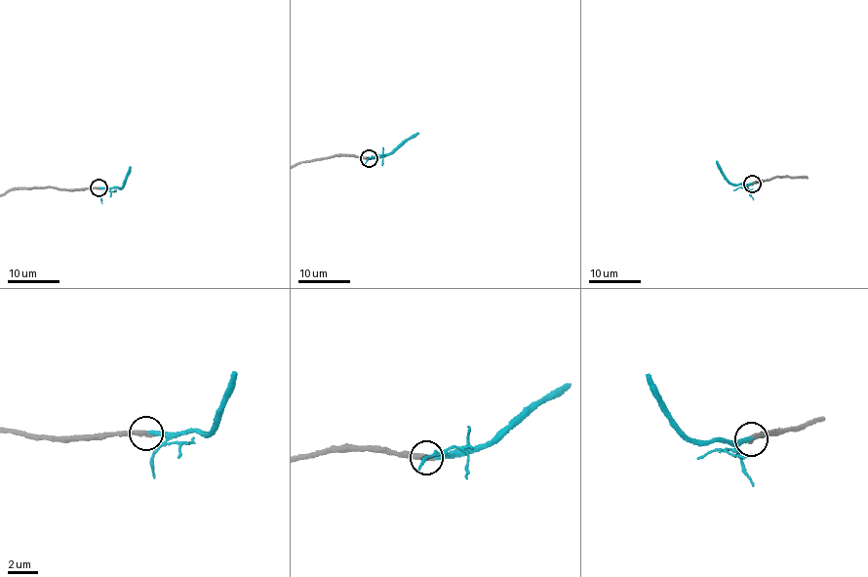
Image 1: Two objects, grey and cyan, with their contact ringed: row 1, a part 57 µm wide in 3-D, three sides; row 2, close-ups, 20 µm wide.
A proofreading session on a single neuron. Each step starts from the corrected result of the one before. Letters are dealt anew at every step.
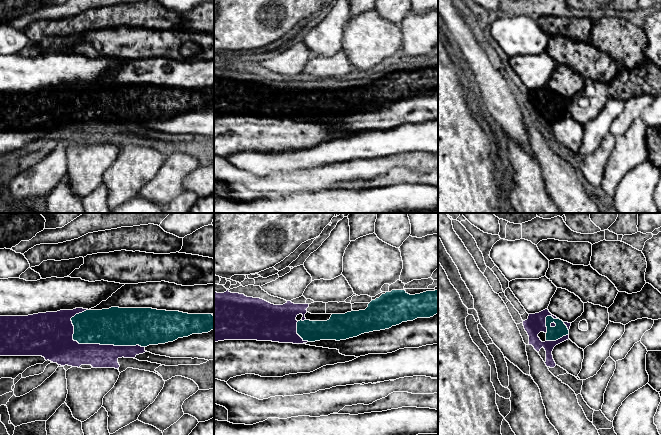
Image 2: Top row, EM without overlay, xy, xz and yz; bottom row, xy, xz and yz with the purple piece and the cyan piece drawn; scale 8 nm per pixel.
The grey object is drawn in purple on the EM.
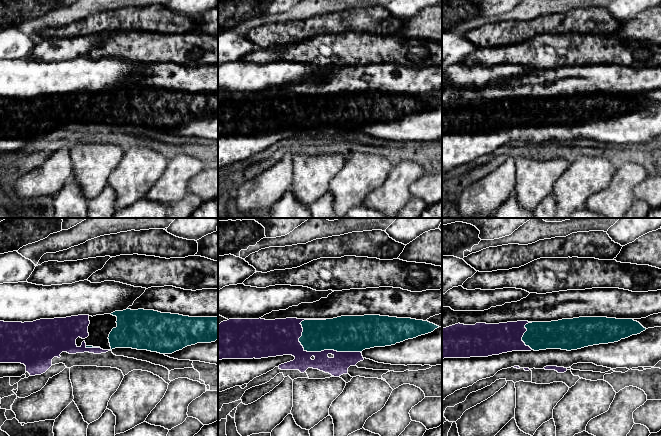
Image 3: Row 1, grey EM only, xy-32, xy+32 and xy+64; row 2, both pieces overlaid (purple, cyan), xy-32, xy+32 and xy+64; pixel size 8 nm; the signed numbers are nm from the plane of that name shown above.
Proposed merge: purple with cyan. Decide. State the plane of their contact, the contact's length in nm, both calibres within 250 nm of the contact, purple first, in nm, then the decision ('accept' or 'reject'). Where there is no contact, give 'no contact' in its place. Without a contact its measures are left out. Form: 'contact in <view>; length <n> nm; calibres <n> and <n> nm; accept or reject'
contact in xy; length 650 nm; calibres 200 and 300 nm; accept

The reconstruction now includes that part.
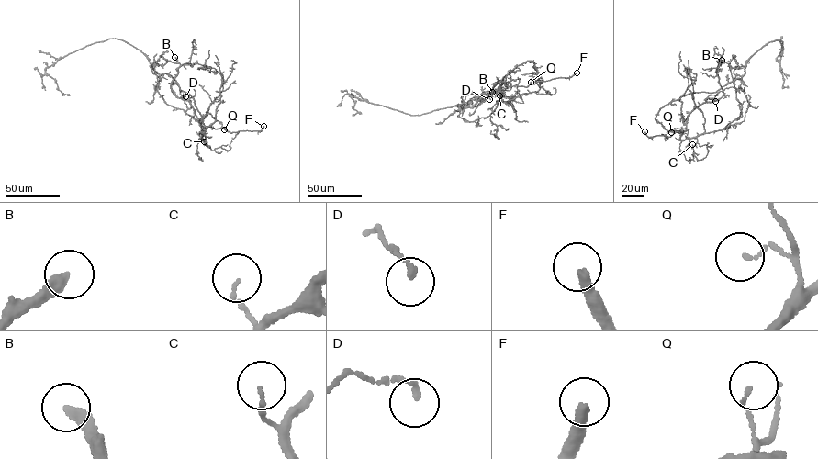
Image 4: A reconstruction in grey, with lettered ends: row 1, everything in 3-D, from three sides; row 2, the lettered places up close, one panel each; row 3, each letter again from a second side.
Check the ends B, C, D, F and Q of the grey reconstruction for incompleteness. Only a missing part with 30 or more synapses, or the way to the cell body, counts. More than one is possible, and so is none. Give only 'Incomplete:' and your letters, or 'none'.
Incomplete: B, F

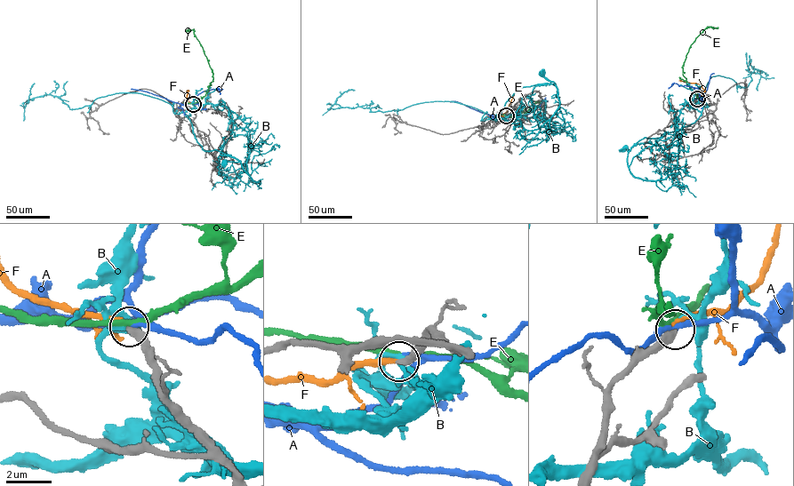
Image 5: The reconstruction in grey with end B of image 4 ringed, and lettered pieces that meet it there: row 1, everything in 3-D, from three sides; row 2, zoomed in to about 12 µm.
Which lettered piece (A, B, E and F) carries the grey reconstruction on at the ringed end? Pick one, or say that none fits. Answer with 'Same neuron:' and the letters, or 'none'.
Same neuron: none

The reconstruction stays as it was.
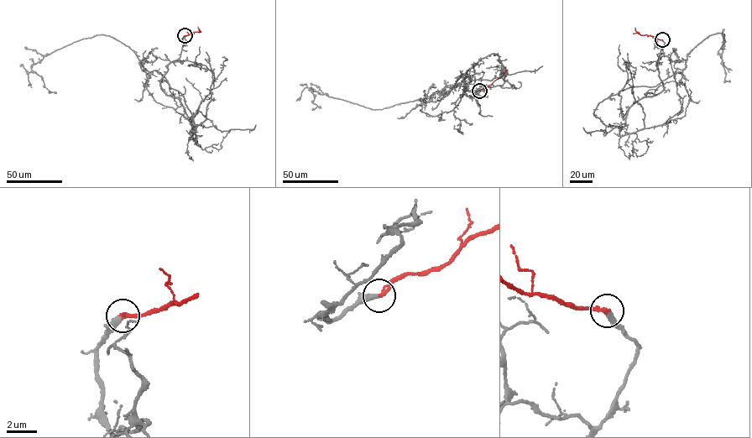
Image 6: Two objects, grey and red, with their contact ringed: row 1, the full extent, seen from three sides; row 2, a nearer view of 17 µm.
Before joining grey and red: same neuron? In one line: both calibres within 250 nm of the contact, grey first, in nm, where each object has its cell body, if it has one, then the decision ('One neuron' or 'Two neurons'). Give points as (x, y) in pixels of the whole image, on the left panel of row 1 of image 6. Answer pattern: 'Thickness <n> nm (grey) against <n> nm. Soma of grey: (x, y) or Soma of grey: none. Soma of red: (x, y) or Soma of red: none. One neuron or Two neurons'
Thickness 400 nm (grey) against 280 nm. Soma of grey: none. Soma of red: none. One neuron

